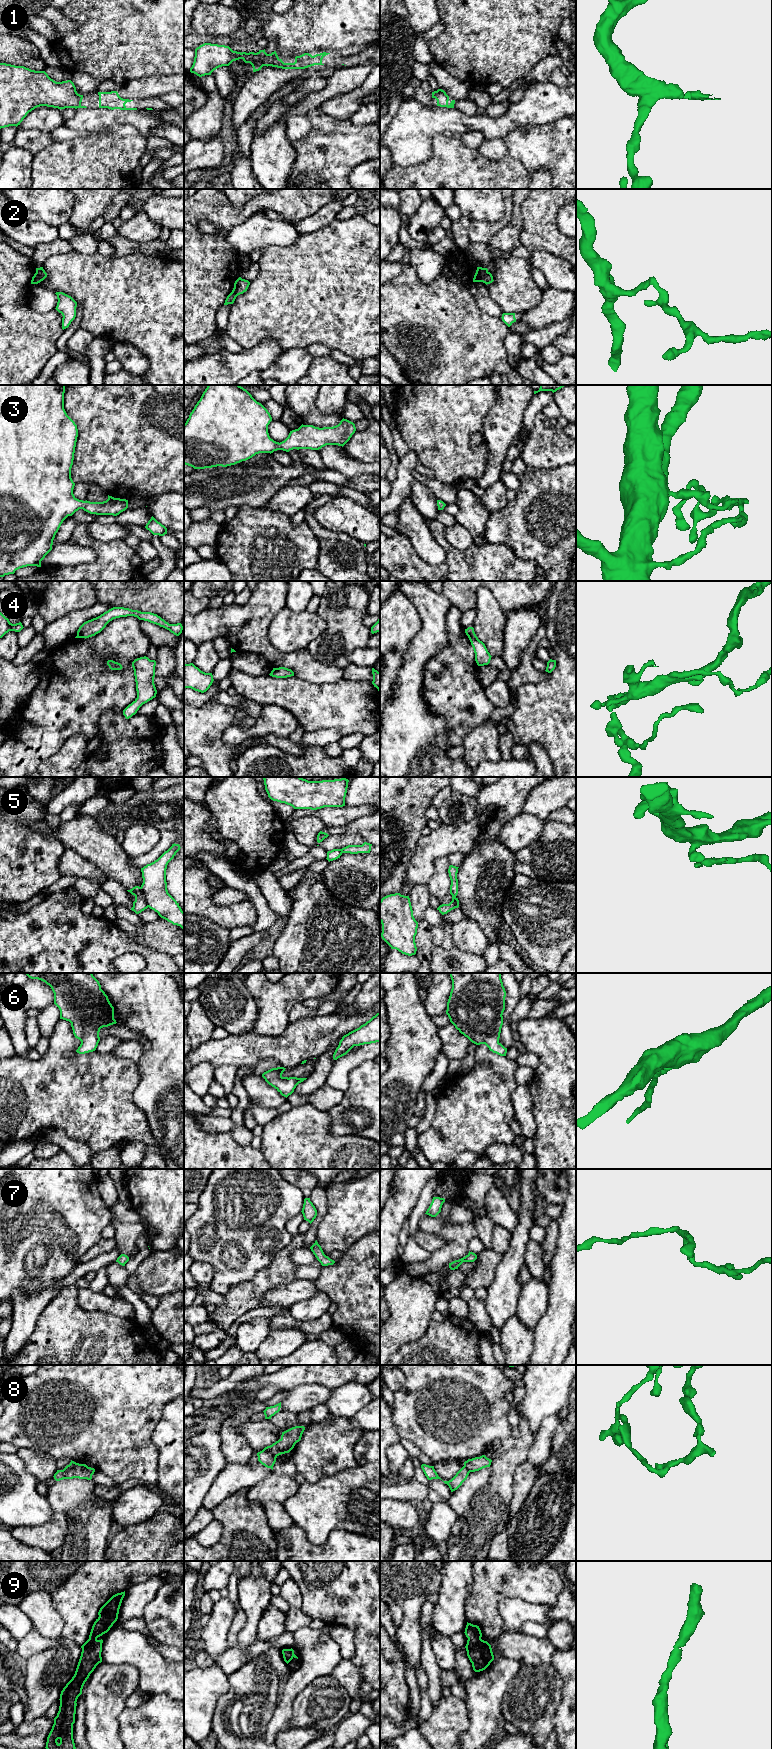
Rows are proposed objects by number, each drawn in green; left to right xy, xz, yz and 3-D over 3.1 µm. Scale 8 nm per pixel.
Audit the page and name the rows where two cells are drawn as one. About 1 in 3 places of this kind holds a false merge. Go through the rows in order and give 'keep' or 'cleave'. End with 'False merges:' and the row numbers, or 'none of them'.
1: keep
2: cleave
3: keep
4: keep
5: cleave
6: keep
7: keep
8: cleave
9: keep
False merges: 2, 5, 8

